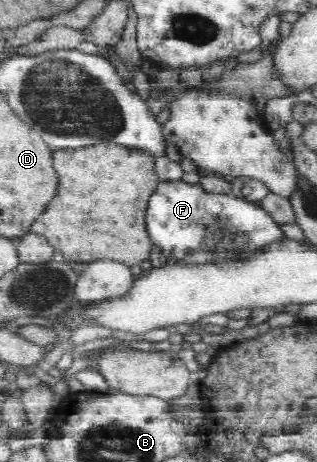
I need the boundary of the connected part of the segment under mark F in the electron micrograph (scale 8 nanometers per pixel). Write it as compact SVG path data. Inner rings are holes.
M181 179L159 182L149 198L147 230L151 241L171 263L223 263L241 257L263 254L269 246L290 240L273 221L273 216L261 209L259 201L248 202L233 194L215 194L206 191L200 183Z

